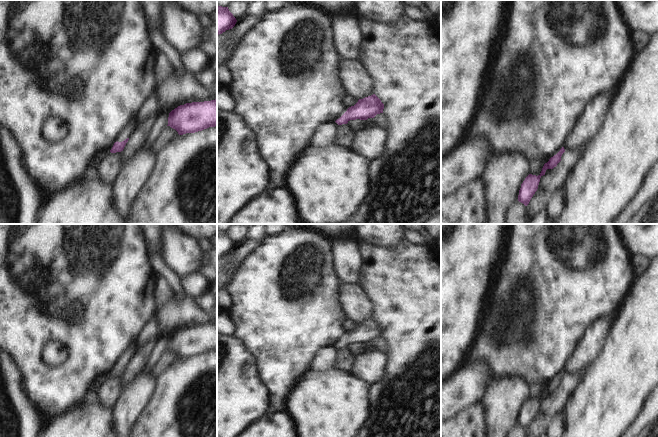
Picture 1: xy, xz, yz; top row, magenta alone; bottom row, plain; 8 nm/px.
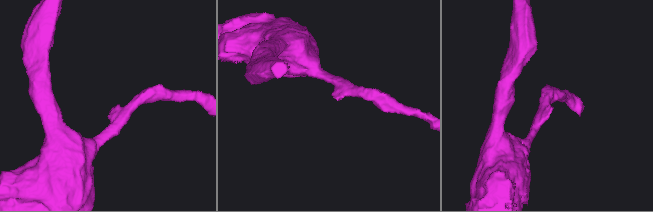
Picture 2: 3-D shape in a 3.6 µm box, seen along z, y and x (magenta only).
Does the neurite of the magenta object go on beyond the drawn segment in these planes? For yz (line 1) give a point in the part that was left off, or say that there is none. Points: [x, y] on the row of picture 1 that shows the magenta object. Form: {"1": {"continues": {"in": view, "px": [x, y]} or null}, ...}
{"1": {"continues": null}}

